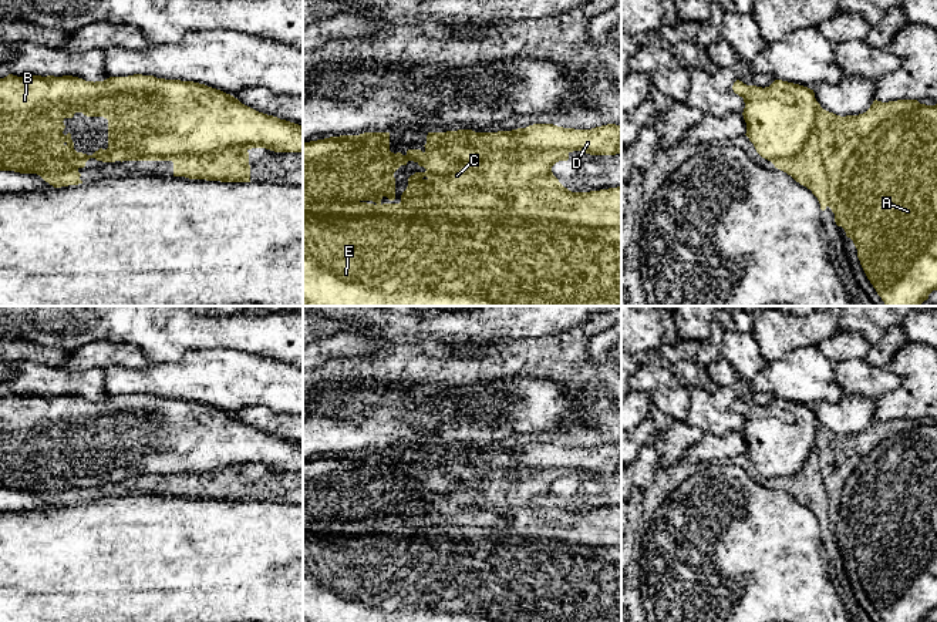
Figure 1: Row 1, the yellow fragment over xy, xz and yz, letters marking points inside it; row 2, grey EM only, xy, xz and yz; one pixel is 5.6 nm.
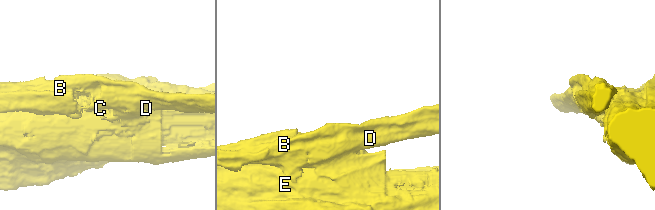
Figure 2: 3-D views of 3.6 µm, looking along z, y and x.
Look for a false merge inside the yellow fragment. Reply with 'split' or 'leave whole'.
split

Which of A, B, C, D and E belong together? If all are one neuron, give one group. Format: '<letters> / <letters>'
A E / B C D

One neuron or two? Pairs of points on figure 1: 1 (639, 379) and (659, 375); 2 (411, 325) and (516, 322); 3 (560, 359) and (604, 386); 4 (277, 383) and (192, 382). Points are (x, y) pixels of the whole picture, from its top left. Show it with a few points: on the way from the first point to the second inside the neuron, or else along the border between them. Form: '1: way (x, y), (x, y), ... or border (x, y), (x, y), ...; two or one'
1: way (643, 379), (654, 375); one
2: way (437, 326), (491, 322); one
3: border (586, 389), (587, 399); two
4: way (256, 382), (213, 382); one

